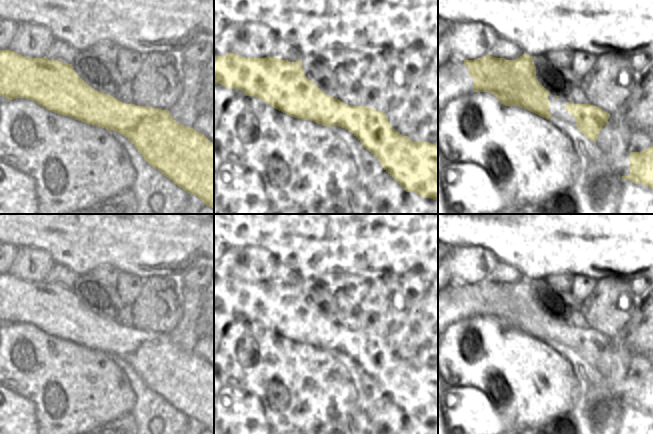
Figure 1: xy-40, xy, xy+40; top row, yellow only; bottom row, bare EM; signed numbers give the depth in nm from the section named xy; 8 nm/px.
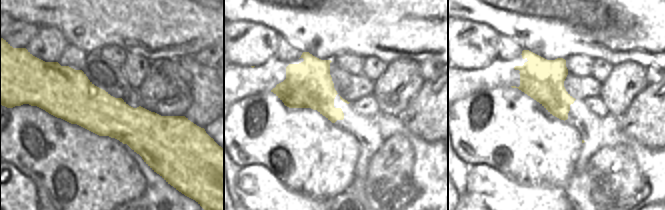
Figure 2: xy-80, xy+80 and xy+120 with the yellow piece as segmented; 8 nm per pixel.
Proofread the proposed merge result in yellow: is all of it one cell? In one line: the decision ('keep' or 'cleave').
cleave

